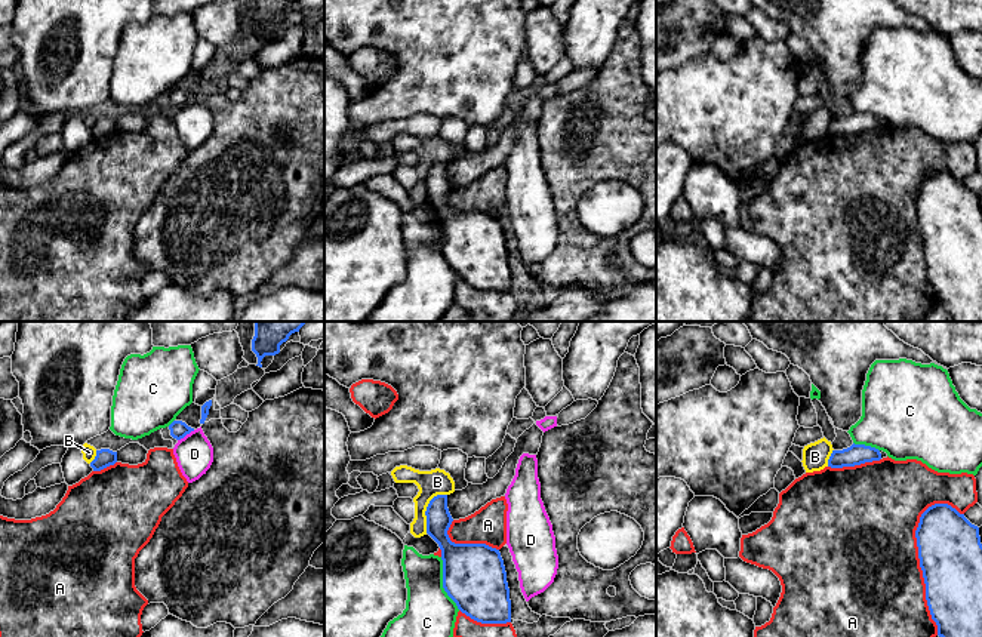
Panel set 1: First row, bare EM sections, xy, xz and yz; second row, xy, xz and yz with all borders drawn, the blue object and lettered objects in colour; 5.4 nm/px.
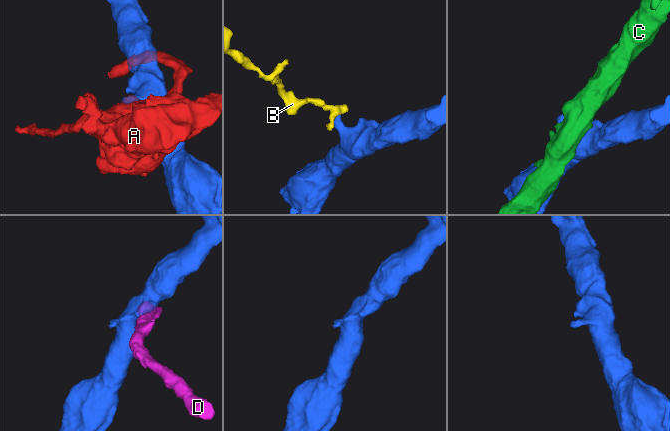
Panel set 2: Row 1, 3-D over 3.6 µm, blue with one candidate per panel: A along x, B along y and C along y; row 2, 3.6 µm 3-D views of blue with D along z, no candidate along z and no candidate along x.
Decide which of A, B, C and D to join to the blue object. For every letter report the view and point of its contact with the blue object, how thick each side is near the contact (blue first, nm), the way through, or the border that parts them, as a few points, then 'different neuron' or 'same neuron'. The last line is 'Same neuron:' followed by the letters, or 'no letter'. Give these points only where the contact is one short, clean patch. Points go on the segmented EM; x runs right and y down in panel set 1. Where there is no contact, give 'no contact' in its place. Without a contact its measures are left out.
A: meets blue in yz at (920, 562); 340 nm thick on the blue side, 480 nm on the other; different neuron
B: meets blue in xz at (427, 508); 140 nm thick on the blue side, 140 nm on the other; border along xz (446, 494), (437, 494), (427, 505), (425, 532); different neuron
C: meets blue in xz at (443, 584); 340 nm thick on the blue side, 280 nm on the other; different neuron
D: meets blue in xy at (185, 434); 100 nm thick on the blue side, 200 nm on the other; different neuron
Same neuron: no letter

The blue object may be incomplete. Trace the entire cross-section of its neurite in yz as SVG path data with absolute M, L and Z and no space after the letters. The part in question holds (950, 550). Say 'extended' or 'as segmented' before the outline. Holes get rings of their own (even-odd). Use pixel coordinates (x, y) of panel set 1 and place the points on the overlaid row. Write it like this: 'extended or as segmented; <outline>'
as segmented; M935 504L915 530L926 600L939 637L982 637L979 527L948 504Z

